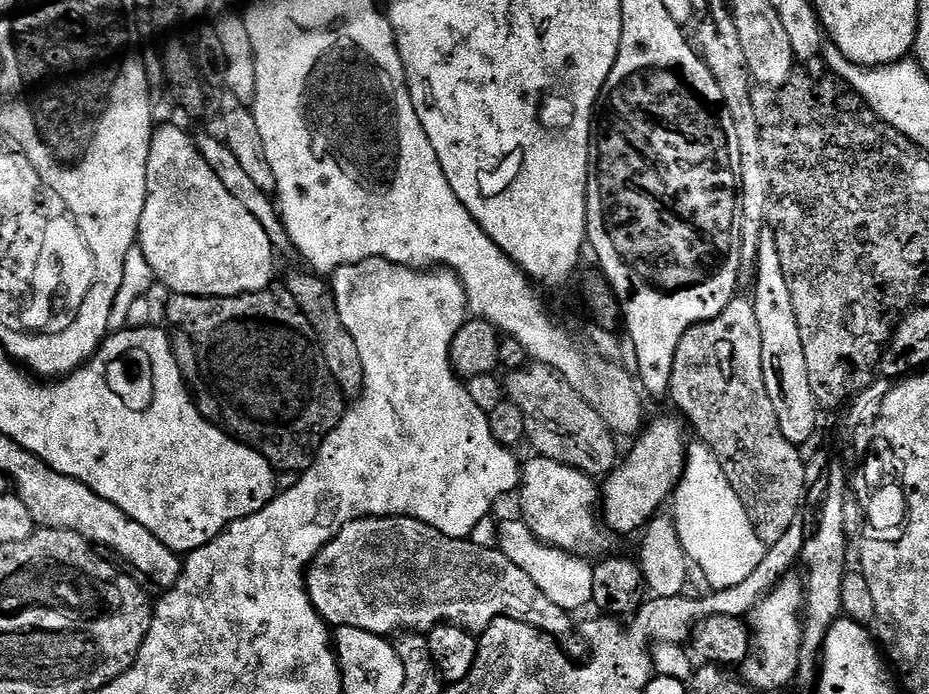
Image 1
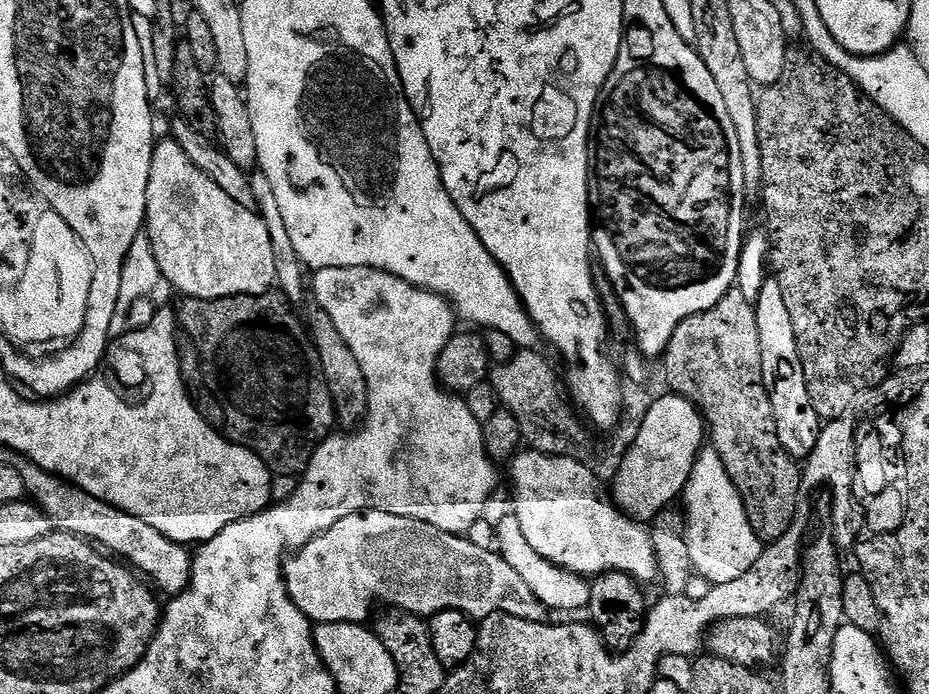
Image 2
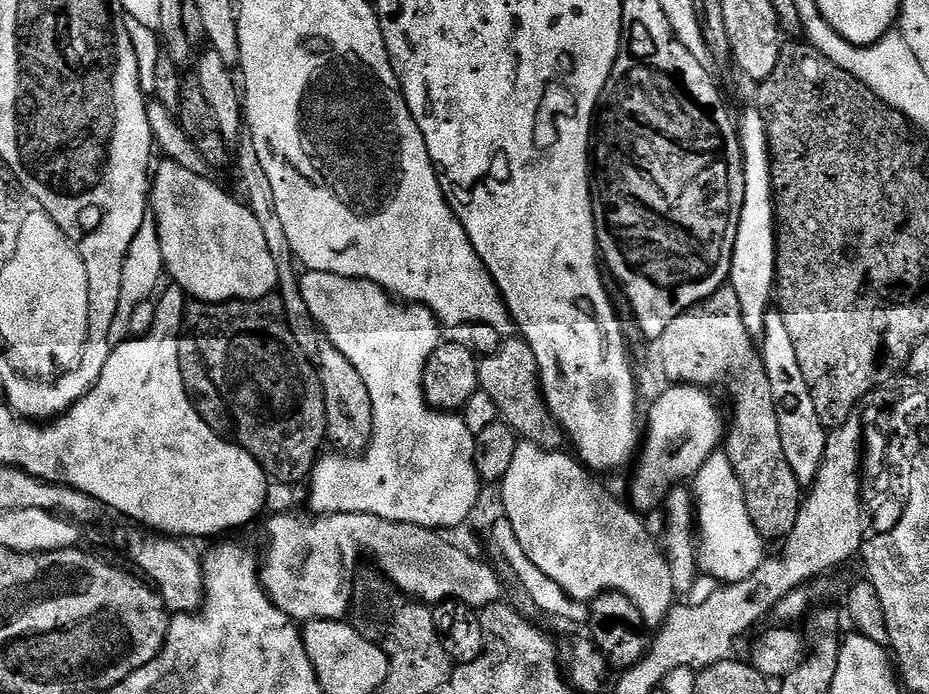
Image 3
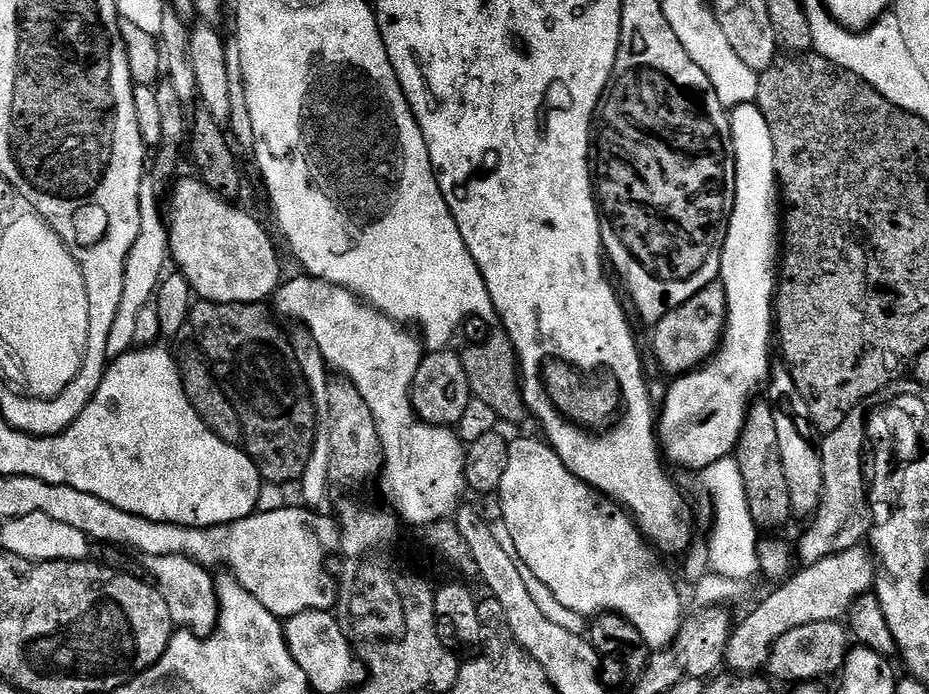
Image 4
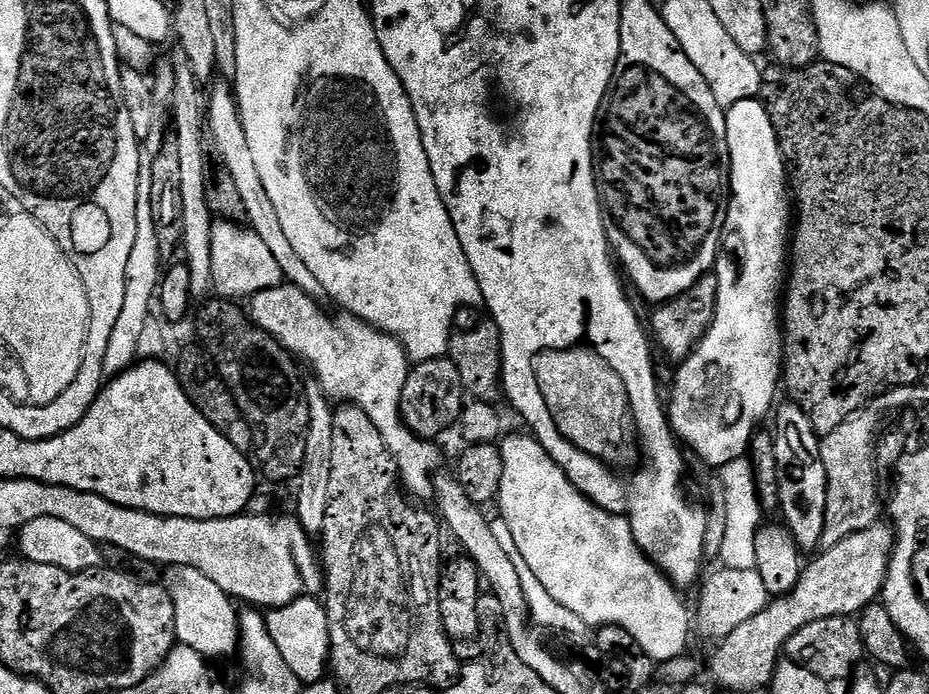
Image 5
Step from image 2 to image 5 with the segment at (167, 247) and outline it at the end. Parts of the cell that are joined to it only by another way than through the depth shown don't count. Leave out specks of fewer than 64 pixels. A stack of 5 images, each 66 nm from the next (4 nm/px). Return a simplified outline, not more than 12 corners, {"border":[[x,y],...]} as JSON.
{"border":[[236,222],[212,225],[212,287],[250,298],[284,275],[266,242]]}

